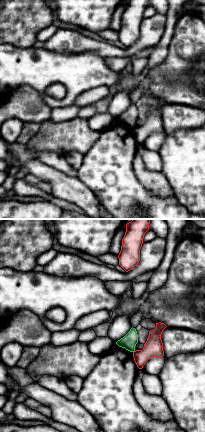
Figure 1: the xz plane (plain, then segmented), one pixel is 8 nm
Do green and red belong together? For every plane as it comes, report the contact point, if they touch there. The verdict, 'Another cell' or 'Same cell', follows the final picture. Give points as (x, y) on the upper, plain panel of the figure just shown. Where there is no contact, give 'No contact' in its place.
No contact

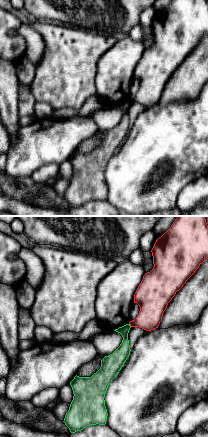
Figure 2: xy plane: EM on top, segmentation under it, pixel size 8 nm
Touches green at (129, 101)

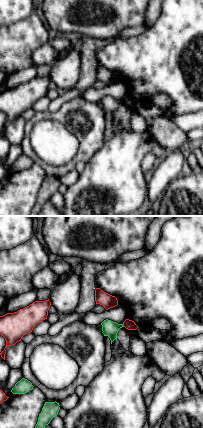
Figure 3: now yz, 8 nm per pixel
Touches green at (122, 101)

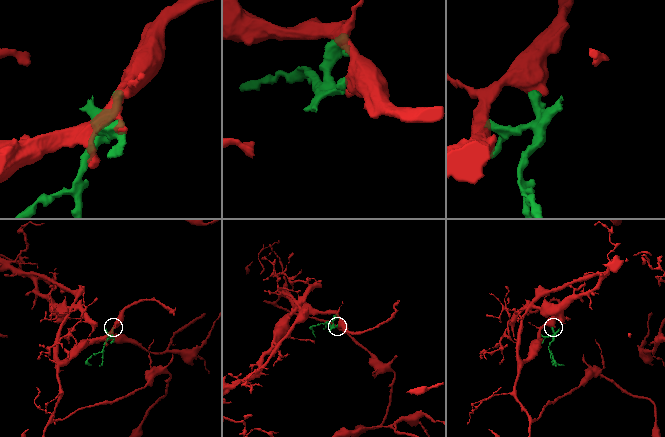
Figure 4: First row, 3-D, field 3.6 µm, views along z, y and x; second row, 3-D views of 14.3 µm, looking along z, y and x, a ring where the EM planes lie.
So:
Another cell

